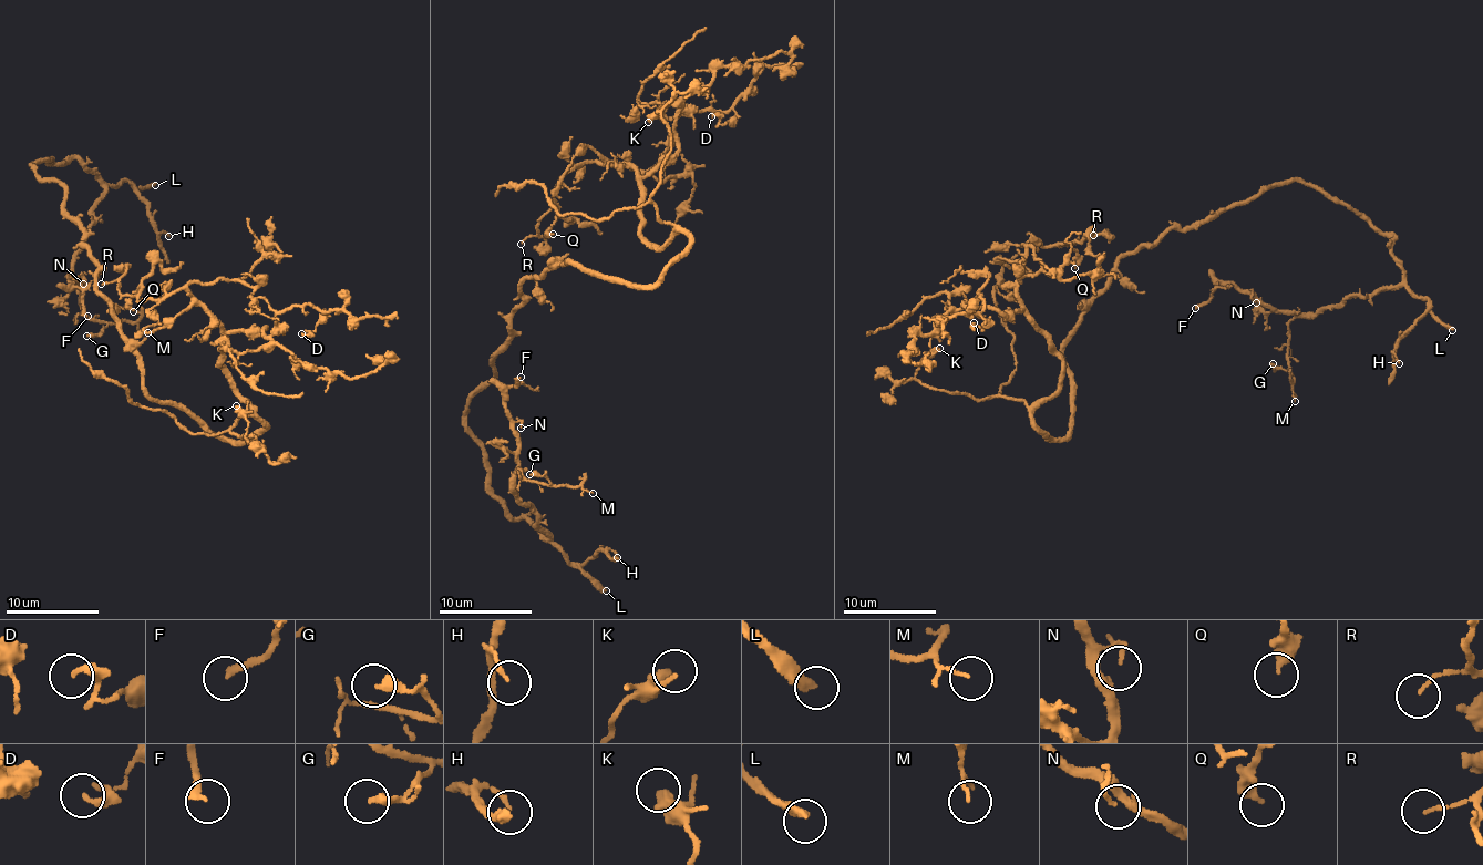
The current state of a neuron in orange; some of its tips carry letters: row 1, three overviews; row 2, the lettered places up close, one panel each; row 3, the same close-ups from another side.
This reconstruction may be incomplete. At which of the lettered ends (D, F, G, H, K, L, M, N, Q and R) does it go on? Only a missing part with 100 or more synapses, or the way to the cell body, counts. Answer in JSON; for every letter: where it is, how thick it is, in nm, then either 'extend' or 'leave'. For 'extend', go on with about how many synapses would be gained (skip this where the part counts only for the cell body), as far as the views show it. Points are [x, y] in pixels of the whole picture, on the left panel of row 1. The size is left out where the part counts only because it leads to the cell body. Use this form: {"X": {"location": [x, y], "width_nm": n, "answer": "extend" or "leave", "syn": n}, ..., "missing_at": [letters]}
{"D": {"location": [301, 333], "width_nm": 190, "answer": "leave"}, "F": {"location": [88, 316], "width_nm": 240, "answer": "leave"}, "G": {"location": [86, 336], "width_nm": 320, "answer": "leave"}, "H": {"location": [168, 236], "width_nm": 120, "answer": "leave"}, "K": {"location": [236, 405], "width_nm": 480, "answer": "leave"}, "L": {"location": [155, 185], "width_nm": 320, "answer": "extend"}, "M": {"location": [147, 332], "width_nm": 80, "answer": "leave"}, "N": {"location": [83, 284], "width_nm": 70, "answer": "leave"}, "Q": {"location": [133, 311], "width_nm": 400, "answer": "leave"}, "R": {"location": [101, 284], "width_nm": 110, "answer": "leave"}, "missing_at": ["L"]}

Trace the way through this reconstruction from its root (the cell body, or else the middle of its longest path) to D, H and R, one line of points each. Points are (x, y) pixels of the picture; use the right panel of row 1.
D: (1110, 277), (1063, 348), (1062, 438), (1032, 416), (1062, 371), (1050, 337), (967, 306), (979, 294), (974, 322)
H: (1110, 277), (1170, 228), (1310, 182), (1396, 238), (1402, 279), (1427, 299), (1394, 350), (1399, 363)
R: (1110, 277), (1063, 348), (1073, 422), (1051, 436), (1031, 413), (1062, 361), (1017, 295), (1022, 243), (1093, 235)

